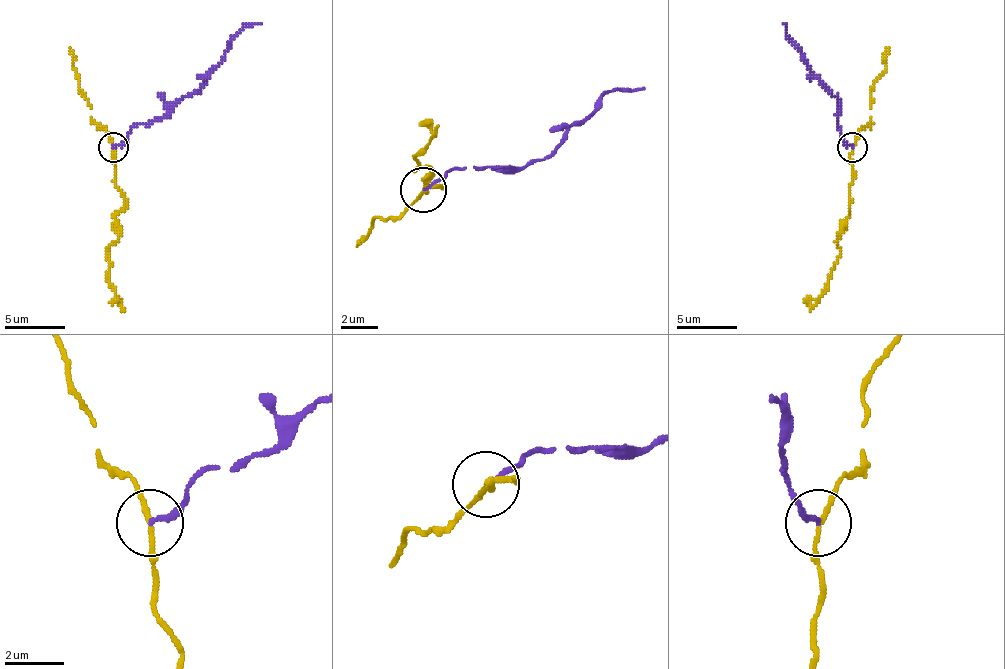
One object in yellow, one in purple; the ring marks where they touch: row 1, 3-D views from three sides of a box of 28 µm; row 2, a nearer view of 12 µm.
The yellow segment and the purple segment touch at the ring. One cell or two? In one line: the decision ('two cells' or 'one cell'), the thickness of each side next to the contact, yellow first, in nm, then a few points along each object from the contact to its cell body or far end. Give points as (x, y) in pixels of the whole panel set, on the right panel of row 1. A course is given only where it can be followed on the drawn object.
two cells; calibres 140 and 160 nm; course yellow (852, 148), (849, 208), (840, 239), (840, 257), (828, 287), (810, 311); course purple (852, 148), (837, 126), (837, 99), (789, 38), (783, 23)

